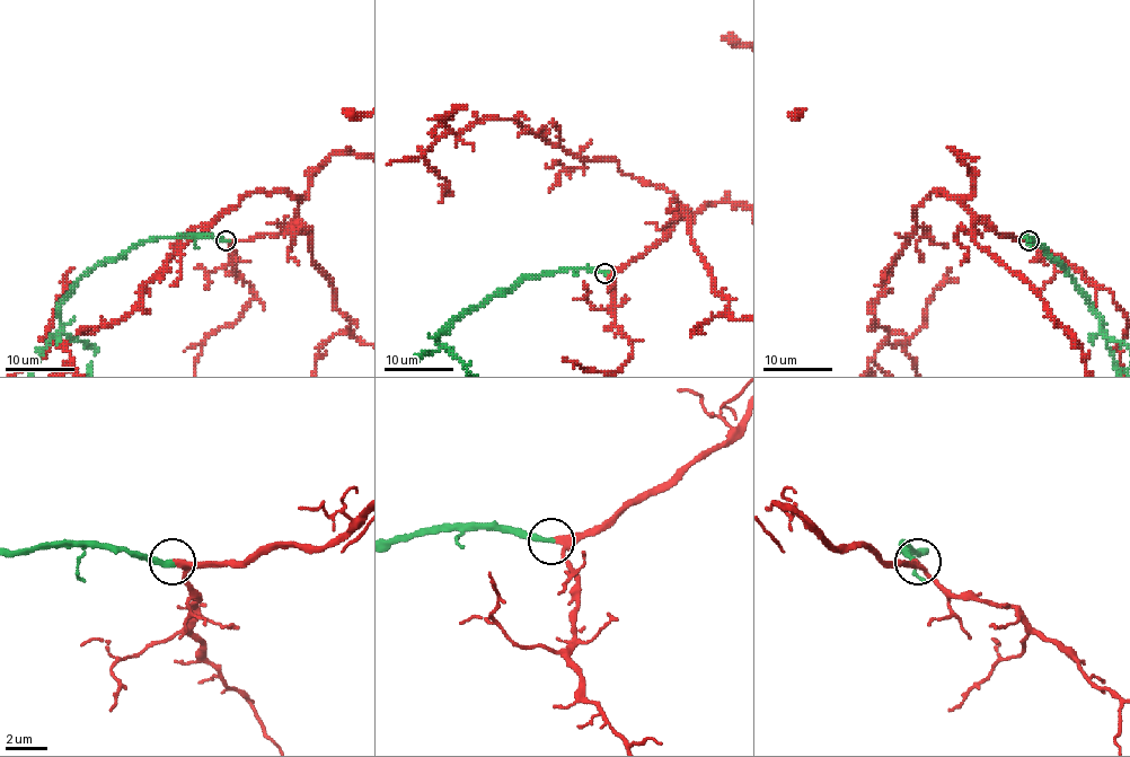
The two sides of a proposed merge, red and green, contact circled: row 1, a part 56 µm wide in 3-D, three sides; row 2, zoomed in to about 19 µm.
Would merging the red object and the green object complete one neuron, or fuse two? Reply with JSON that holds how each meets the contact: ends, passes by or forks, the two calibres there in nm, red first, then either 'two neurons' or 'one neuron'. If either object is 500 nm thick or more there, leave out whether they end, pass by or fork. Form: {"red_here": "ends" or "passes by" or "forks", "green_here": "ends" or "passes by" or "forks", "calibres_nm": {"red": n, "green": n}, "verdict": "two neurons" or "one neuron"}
{"red_here": "passes by", "green_here": "ends", "calibres_nm": {"red": 260, "green": 300}, "verdict": "one neuron"}

